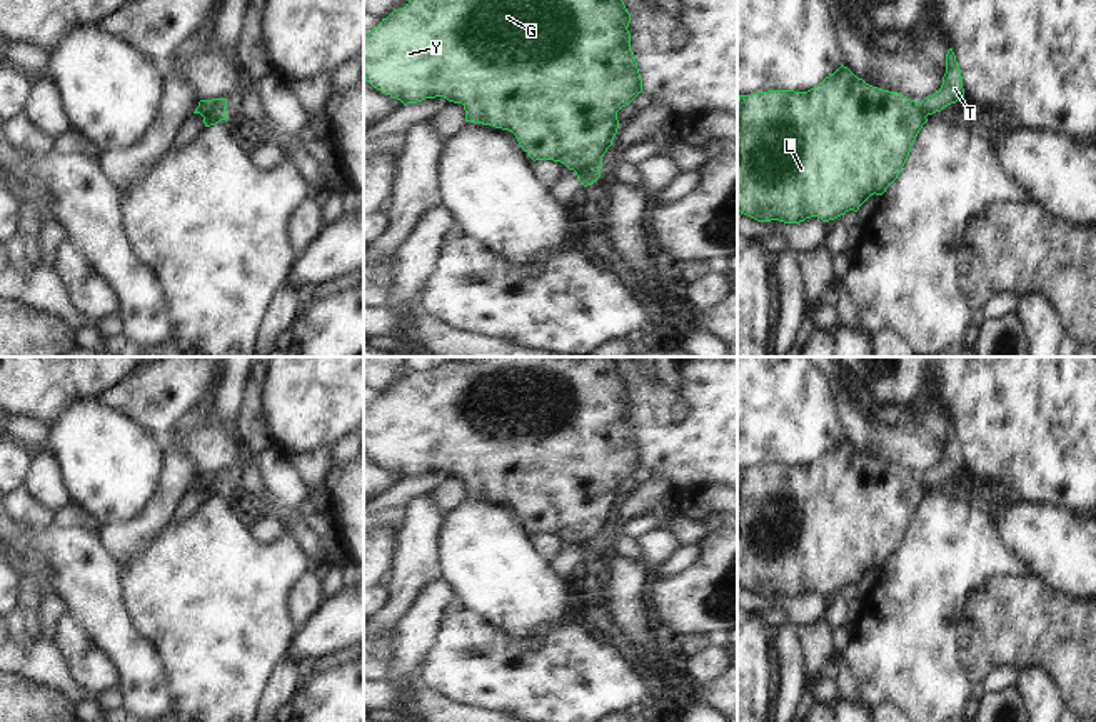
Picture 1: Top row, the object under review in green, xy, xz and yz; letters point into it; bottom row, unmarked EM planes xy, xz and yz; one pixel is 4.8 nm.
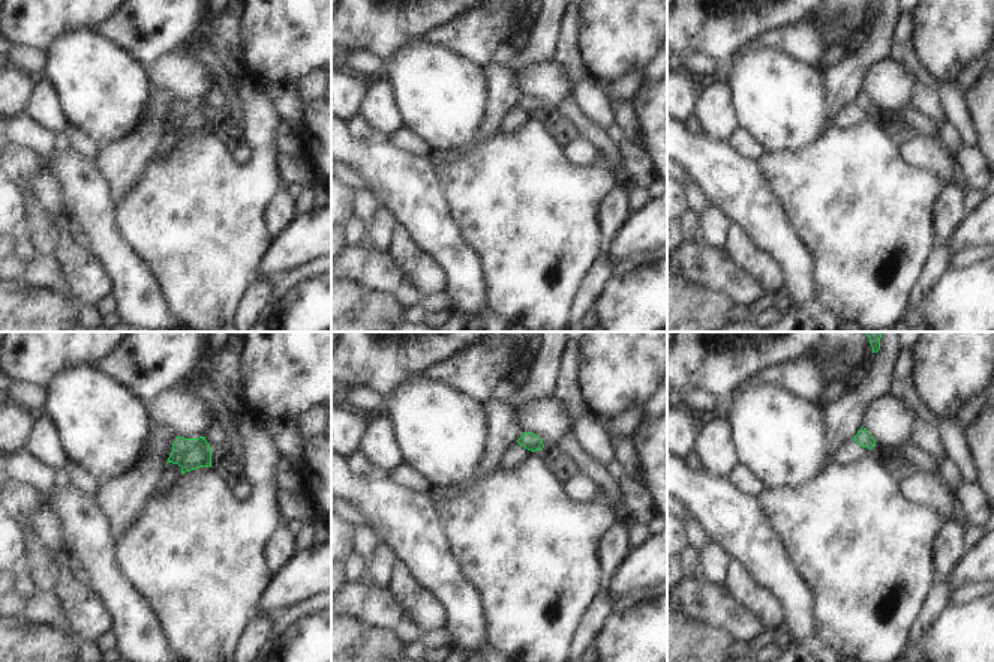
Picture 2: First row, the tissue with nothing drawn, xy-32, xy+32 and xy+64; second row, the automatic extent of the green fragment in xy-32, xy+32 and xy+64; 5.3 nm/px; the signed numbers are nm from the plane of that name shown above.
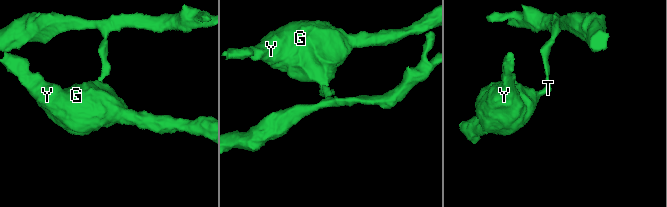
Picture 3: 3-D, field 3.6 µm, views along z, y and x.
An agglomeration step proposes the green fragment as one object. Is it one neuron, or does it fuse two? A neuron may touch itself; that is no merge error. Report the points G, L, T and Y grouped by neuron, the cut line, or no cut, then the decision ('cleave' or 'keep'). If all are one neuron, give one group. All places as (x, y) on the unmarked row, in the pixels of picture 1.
G L Y / T | xy (199, 479), (209, 486), (224, 486) | cleave

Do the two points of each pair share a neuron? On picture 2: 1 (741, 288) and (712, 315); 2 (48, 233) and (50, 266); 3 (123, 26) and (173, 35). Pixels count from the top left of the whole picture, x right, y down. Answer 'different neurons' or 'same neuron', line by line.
1: different neurons
2: different neurons
3: same neuron

